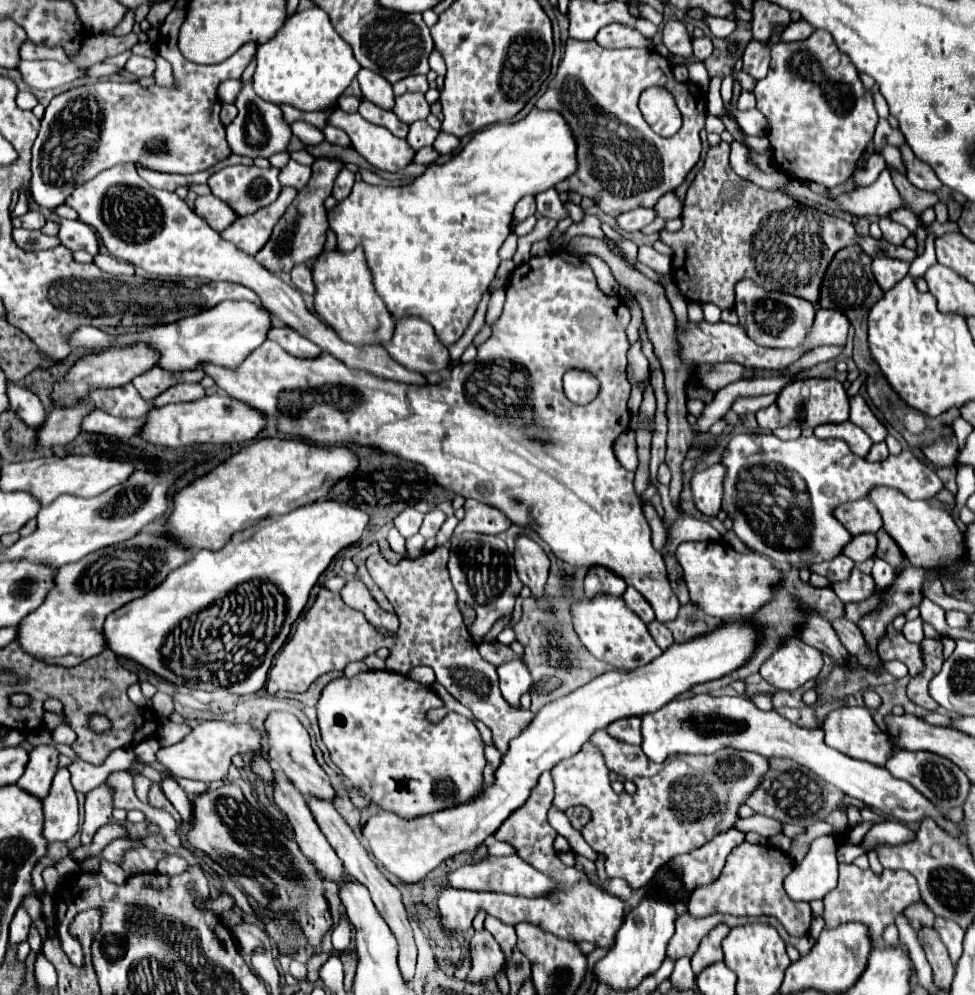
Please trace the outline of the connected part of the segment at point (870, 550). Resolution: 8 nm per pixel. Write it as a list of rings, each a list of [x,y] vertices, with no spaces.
[[[859,534],[843,548],[843,554],[849,556],[853,562],[865,562],[875,556],[875,550],[877,550],[877,536],[875,534]]]

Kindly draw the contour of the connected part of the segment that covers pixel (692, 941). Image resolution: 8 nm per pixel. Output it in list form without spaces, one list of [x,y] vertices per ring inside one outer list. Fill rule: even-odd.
[[[683,914],[675,920],[675,934],[667,946],[667,958],[679,960],[683,956],[691,956],[695,954],[701,938],[715,928],[719,922],[727,922],[731,924],[733,918],[729,918],[727,914],[711,914],[711,916],[703,916],[703,918],[693,918],[691,914]]]

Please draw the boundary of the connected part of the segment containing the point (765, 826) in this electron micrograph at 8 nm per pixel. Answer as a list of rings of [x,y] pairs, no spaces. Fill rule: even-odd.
[[[755,814],[755,816],[751,816],[751,818],[745,818],[745,820],[739,820],[739,822],[735,824],[735,828],[739,828],[741,832],[753,830],[753,832],[757,832],[757,834],[761,834],[761,836],[767,836],[767,838],[783,832],[783,824],[781,824],[779,820],[767,818],[767,816],[759,816],[759,814]]]

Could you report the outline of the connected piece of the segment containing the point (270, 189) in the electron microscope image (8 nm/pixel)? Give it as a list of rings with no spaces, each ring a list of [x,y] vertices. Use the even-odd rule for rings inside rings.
[[[227,166],[219,172],[215,172],[209,182],[211,186],[211,192],[221,198],[223,202],[227,202],[235,212],[237,216],[245,216],[245,214],[253,214],[255,210],[263,208],[263,206],[269,206],[271,202],[277,200],[279,192],[281,192],[281,182],[279,182],[279,170],[277,168],[257,168],[257,166]]]

